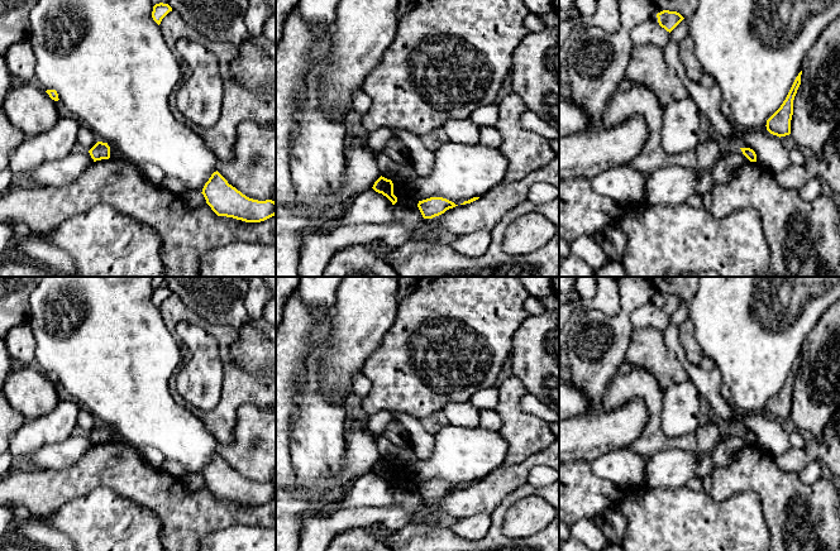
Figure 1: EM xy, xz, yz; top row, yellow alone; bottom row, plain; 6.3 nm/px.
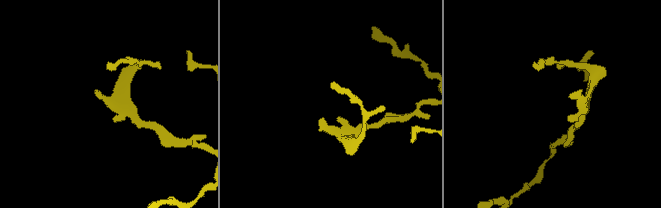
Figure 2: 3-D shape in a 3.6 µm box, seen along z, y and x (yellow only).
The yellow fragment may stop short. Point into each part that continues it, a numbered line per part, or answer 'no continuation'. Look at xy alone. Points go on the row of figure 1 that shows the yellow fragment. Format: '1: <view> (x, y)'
no continuation

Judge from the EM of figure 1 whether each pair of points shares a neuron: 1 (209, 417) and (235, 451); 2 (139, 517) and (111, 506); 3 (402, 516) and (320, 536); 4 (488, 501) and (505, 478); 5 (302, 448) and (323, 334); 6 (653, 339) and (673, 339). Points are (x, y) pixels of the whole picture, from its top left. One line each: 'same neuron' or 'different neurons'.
1: different neurons
2: same neuron
3: same neuron
4: same neuron
5: same neuron
6: different neurons

